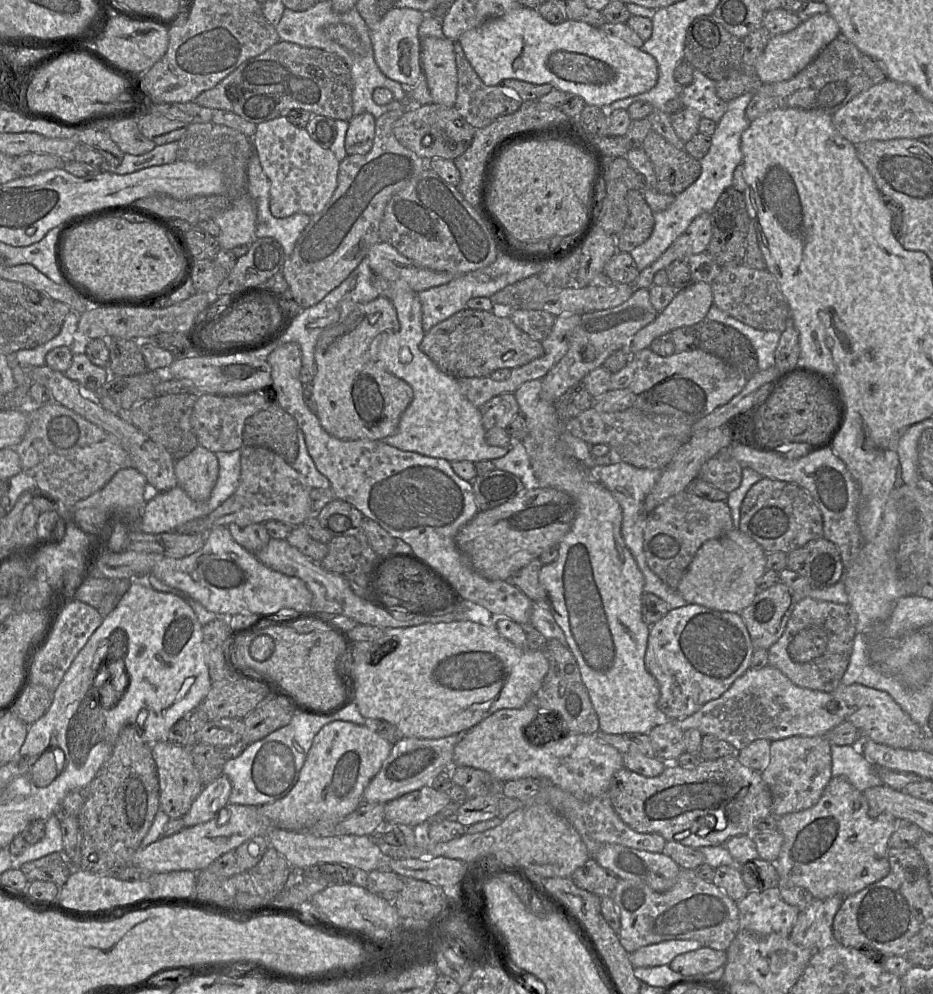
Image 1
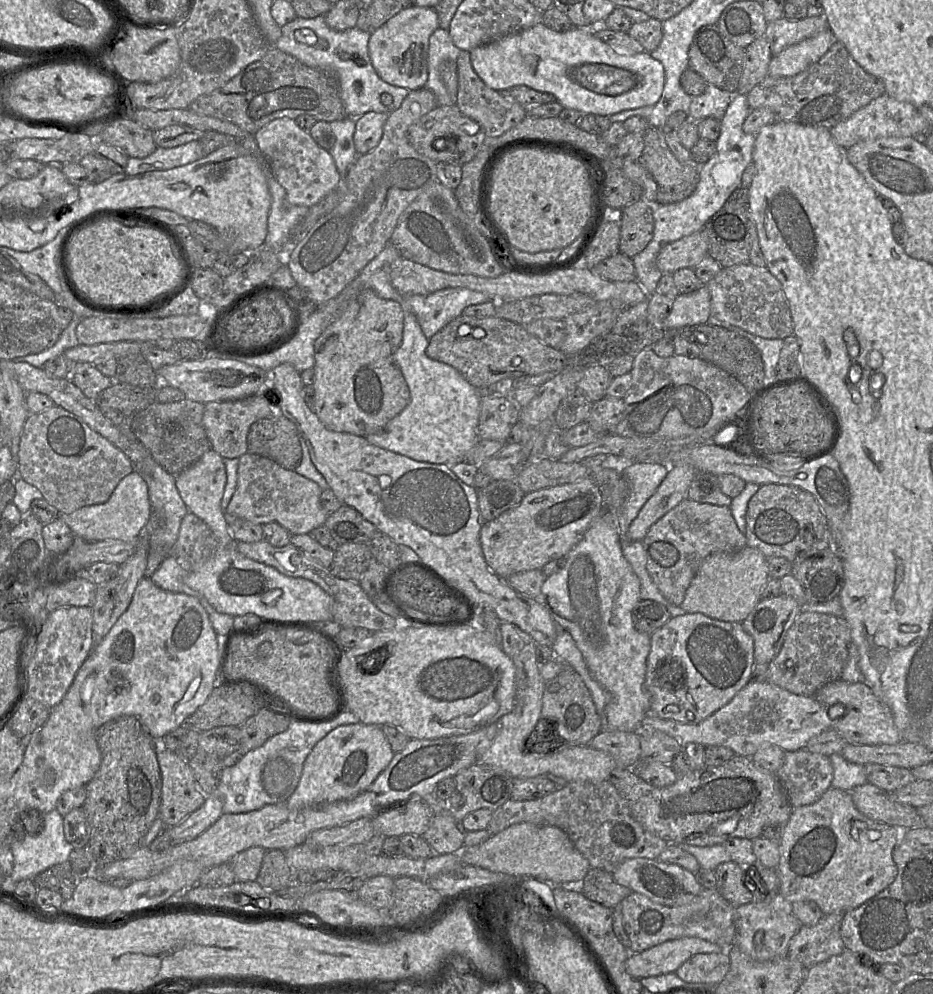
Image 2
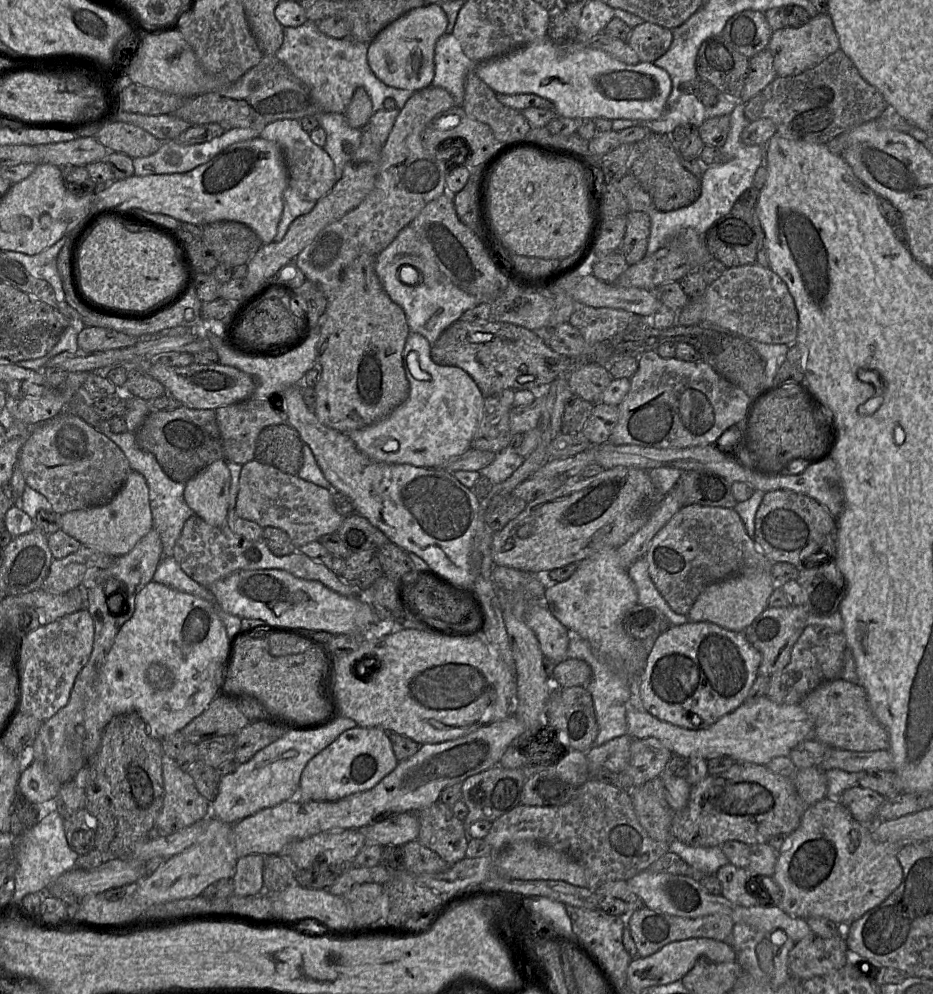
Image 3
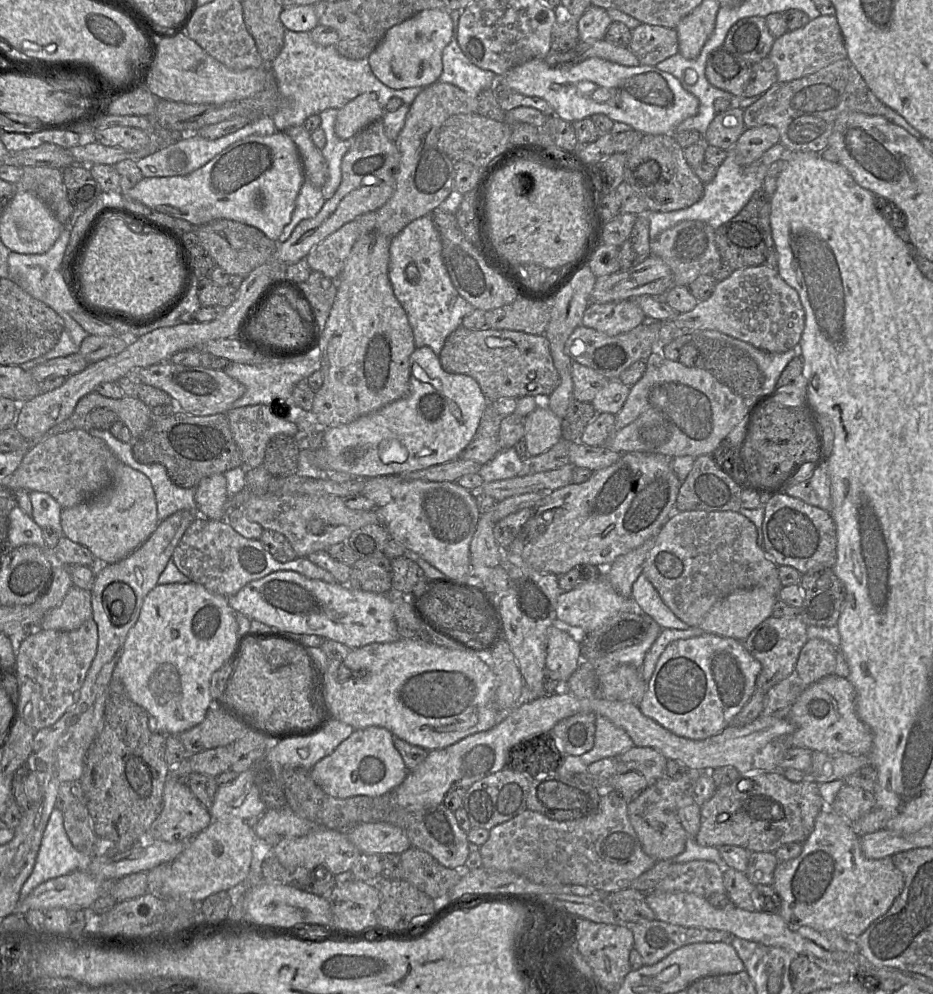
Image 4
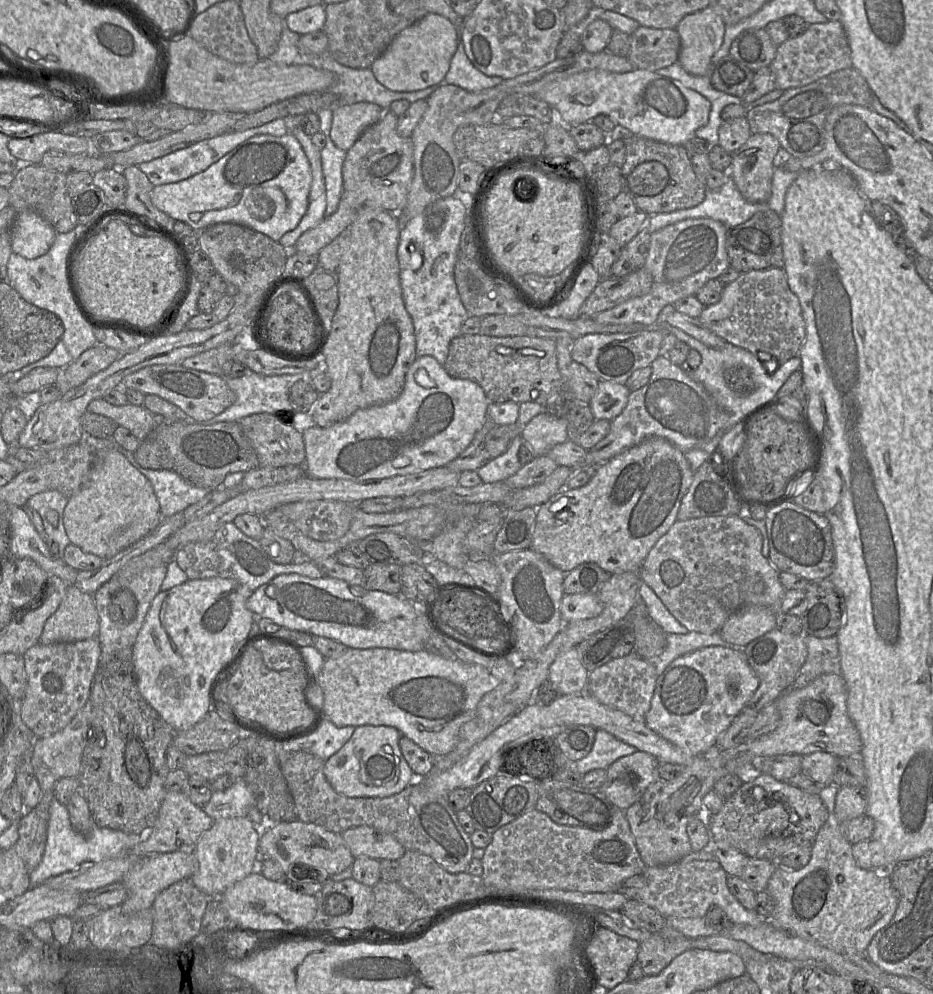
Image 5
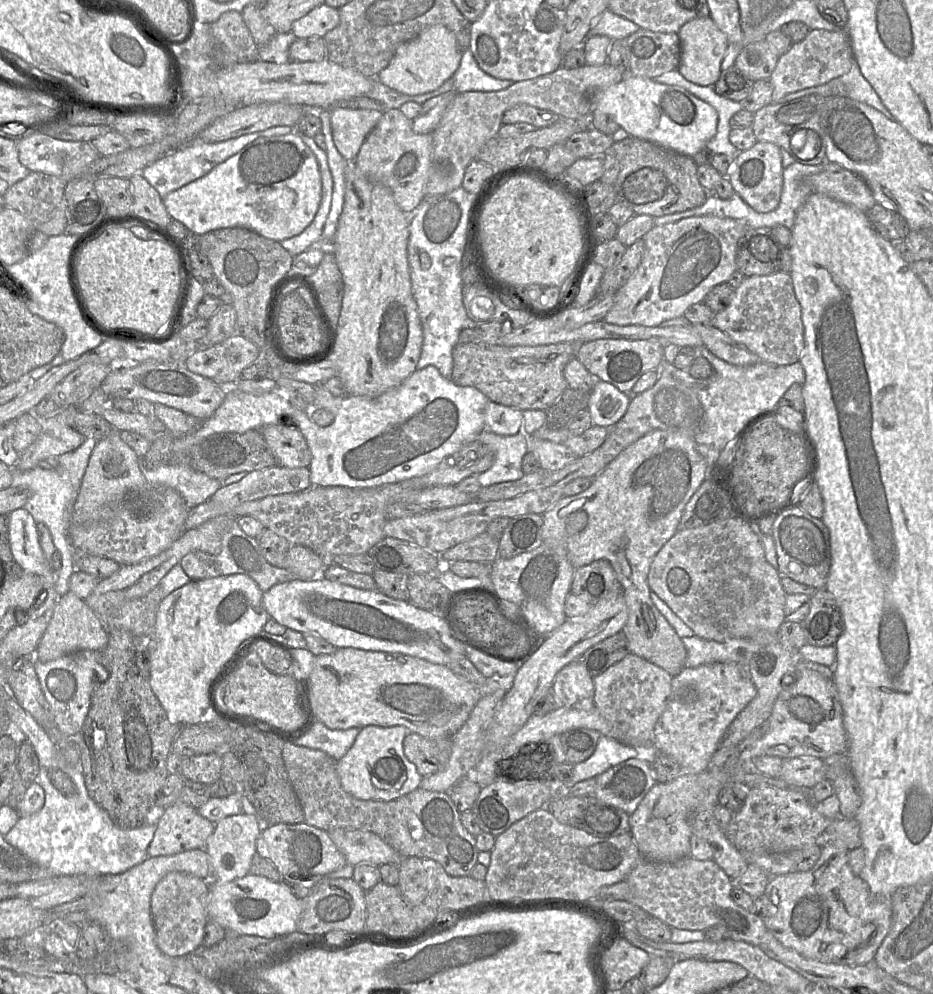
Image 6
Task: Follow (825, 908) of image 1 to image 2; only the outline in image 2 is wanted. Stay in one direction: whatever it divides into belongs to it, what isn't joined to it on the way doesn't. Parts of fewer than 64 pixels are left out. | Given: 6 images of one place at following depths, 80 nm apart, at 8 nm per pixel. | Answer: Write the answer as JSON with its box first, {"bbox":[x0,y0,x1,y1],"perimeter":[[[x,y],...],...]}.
{"bbox":[788,913,845,968],"perimeter":[[[844,913],[824,915],[814,926],[802,925],[788,946],[788,956],[805,968],[824,962],[845,951],[840,934]]]}

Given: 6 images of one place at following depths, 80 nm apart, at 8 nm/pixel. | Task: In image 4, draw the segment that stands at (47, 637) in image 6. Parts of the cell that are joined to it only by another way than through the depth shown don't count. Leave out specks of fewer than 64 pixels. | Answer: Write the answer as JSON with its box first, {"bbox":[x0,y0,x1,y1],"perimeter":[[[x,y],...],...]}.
{"bbox":[41,585,92,631],"perimeter":[[[74,585],[69,589],[63,601],[49,611],[41,622],[43,630],[73,631],[92,619],[91,593]]]}

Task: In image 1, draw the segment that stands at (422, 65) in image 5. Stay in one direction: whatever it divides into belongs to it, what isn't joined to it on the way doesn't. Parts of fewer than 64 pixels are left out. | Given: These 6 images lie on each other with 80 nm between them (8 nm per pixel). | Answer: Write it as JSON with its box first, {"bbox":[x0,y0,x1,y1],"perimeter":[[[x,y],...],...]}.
{"bbox":[371,7,425,88],"perimeter":[[[391,7],[371,30],[374,59],[388,78],[409,88],[415,87],[421,76],[421,36],[419,27],[425,13],[412,8]]]}

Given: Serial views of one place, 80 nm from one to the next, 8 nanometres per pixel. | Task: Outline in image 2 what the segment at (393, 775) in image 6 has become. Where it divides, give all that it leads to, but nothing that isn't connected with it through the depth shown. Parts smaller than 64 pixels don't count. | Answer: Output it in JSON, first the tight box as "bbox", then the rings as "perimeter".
{"bbox":[285,723,394,810],"perimeter":[[[362,723],[338,726],[313,747],[304,761],[298,786],[285,803],[291,810],[300,810],[351,799],[386,769],[394,754],[381,726]]]}

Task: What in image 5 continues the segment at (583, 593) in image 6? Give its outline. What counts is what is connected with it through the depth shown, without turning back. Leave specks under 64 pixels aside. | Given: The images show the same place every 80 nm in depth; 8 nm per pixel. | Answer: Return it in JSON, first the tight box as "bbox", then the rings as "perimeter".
{"bbox":[563,563,611,594],"perimeter":[[[583,563],[571,572],[565,573],[563,588],[565,594],[598,594],[611,574],[595,563]]]}

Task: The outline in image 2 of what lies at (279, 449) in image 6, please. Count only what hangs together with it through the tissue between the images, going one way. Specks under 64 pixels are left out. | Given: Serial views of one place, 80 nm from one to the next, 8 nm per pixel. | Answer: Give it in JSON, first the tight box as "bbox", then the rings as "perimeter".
{"bbox":[203,396,277,458],"perimeter":[[[254,396],[242,400],[213,401],[205,403],[203,426],[212,449],[223,458],[240,458],[248,452],[248,433],[251,426],[259,419],[274,416],[277,410],[266,398]]]}

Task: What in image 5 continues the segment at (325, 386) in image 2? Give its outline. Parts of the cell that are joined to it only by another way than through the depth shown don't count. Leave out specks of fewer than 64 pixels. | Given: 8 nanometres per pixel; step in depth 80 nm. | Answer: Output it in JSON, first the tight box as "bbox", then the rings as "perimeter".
{"bbox":[311,206,417,427],"perimeter":[[[363,206],[359,210],[353,222],[348,226],[348,228],[349,243],[340,258],[340,264],[337,269],[339,304],[332,320],[331,329],[328,331],[328,340],[323,350],[326,361],[326,372],[330,376],[331,387],[327,392],[320,394],[313,410],[311,411],[312,419],[314,423],[319,427],[328,427],[339,423],[347,419],[358,409],[385,404],[396,399],[404,388],[405,378],[409,367],[417,358],[414,325],[412,318],[404,304],[399,276],[400,269],[397,257],[397,249],[399,244],[401,225],[399,223],[397,213],[379,207]]]}

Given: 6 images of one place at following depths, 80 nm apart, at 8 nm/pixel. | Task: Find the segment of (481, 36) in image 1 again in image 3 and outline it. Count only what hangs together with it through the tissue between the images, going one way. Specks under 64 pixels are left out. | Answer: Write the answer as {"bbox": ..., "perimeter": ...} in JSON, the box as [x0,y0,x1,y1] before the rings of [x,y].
{"bbox":[475,36,672,120],"perimeter":[[[545,36],[507,55],[477,62],[475,72],[497,94],[536,94],[552,102],[557,116],[573,119],[656,120],[662,115],[672,89],[669,74],[655,63],[626,64],[602,50],[587,46],[581,37],[567,43],[555,43]]]}

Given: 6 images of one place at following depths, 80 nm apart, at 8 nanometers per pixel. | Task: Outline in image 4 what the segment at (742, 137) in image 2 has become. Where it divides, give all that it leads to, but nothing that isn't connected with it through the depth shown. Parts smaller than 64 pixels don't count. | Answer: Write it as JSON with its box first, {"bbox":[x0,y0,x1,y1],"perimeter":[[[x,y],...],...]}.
{"bbox":[644,148,777,243],"perimeter":[[[730,148],[727,150],[725,160],[717,168],[715,178],[711,182],[704,184],[704,193],[698,202],[688,208],[671,212],[646,211],[644,215],[649,220],[650,243],[660,233],[683,221],[697,220],[705,222],[716,230],[718,227],[735,217],[747,204],[752,195],[756,191],[761,190],[762,187],[770,202],[776,189],[777,176],[768,178],[766,184],[763,186],[768,168],[769,166],[766,166],[761,161],[761,158],[750,165],[739,165],[734,158],[733,148]]]}

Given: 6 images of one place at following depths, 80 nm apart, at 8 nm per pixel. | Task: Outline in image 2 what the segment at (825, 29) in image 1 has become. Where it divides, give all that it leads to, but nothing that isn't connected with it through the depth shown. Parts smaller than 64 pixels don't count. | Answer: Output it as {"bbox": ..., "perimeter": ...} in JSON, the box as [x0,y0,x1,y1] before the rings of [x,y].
{"bbox":[768,28,837,77],"perimeter":[[[830,28],[791,45],[772,56],[768,76],[791,77],[817,62],[837,41]]]}

